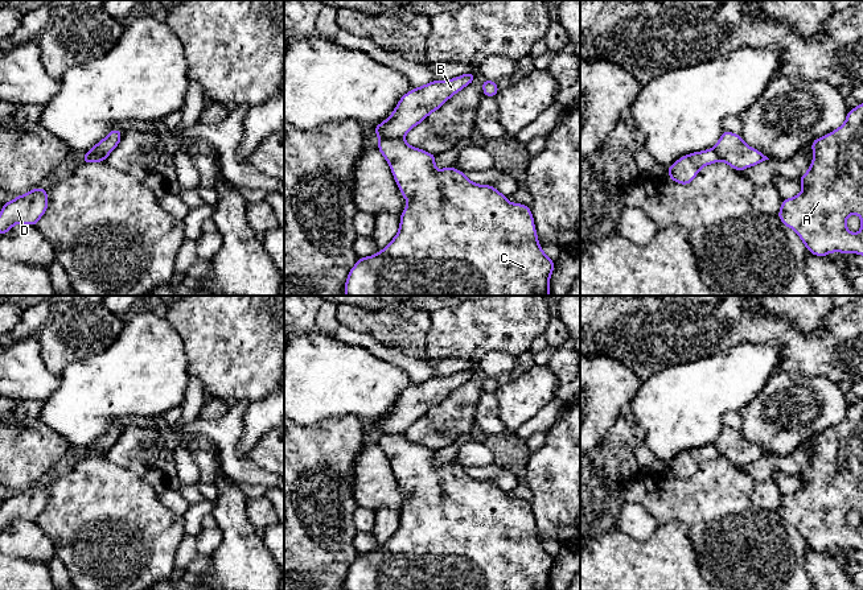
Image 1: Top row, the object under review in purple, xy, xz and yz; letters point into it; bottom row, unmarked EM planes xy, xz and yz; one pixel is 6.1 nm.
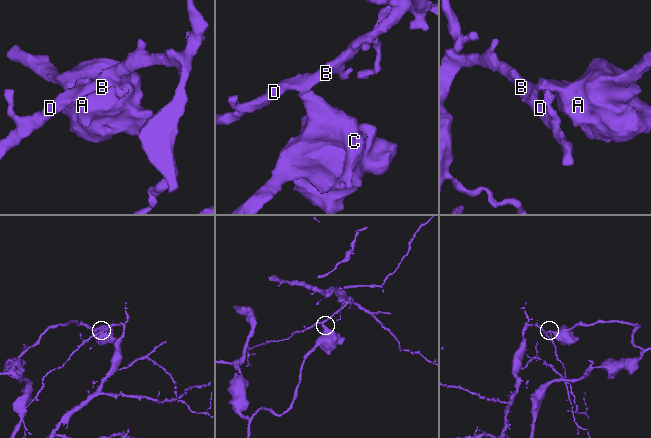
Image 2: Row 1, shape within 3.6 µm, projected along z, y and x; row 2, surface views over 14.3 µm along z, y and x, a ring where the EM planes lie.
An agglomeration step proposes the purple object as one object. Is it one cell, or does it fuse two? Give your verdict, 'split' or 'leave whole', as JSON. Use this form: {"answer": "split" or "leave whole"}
{"answer": "split"}

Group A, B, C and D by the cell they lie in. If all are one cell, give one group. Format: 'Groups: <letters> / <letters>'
Groups: A C / B D

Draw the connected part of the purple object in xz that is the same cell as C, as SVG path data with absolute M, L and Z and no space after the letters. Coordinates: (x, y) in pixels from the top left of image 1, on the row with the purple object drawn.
M404 137L381 139L377 148L389 162L394 180L408 203L400 213L399 231L390 244L373 256L358 259L350 269L345 282L345 296L550 296L548 282L555 263L541 248L529 206L509 202L504 194L490 185L473 183L464 172L453 166L436 170L436 154L408 145Z

